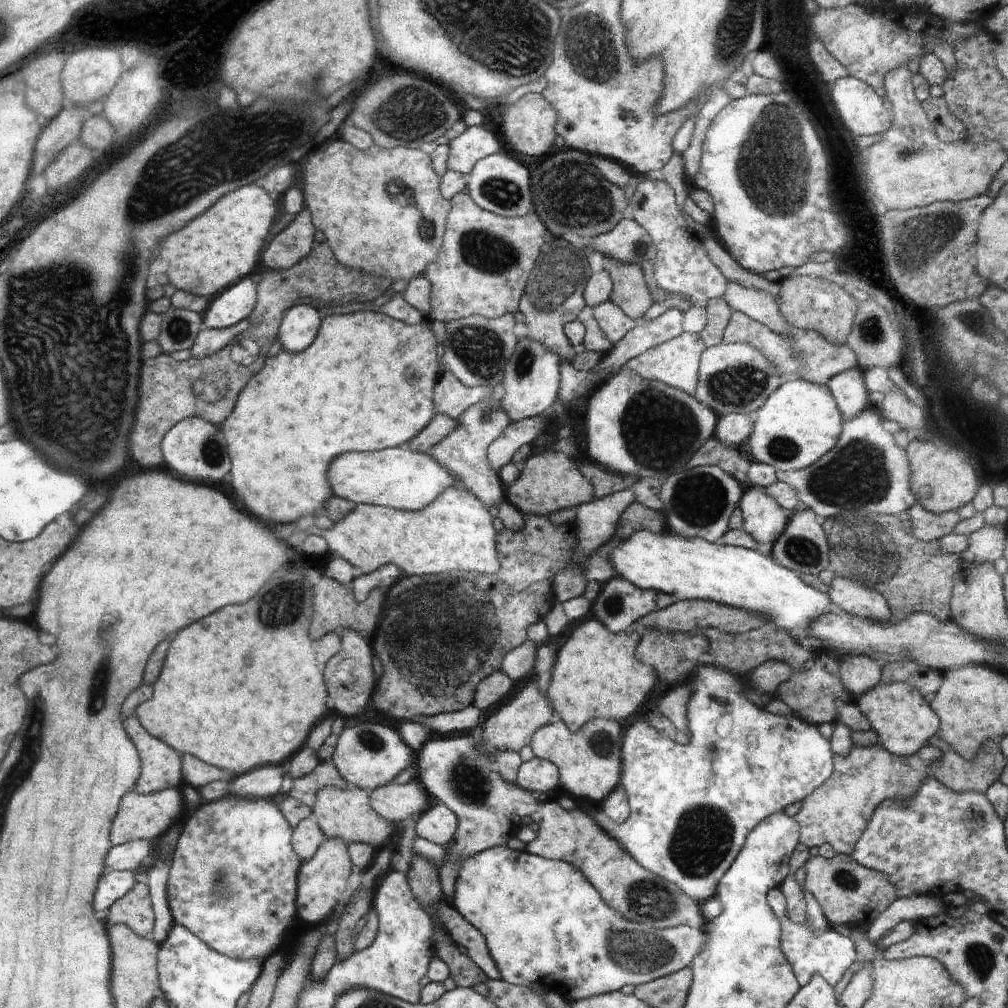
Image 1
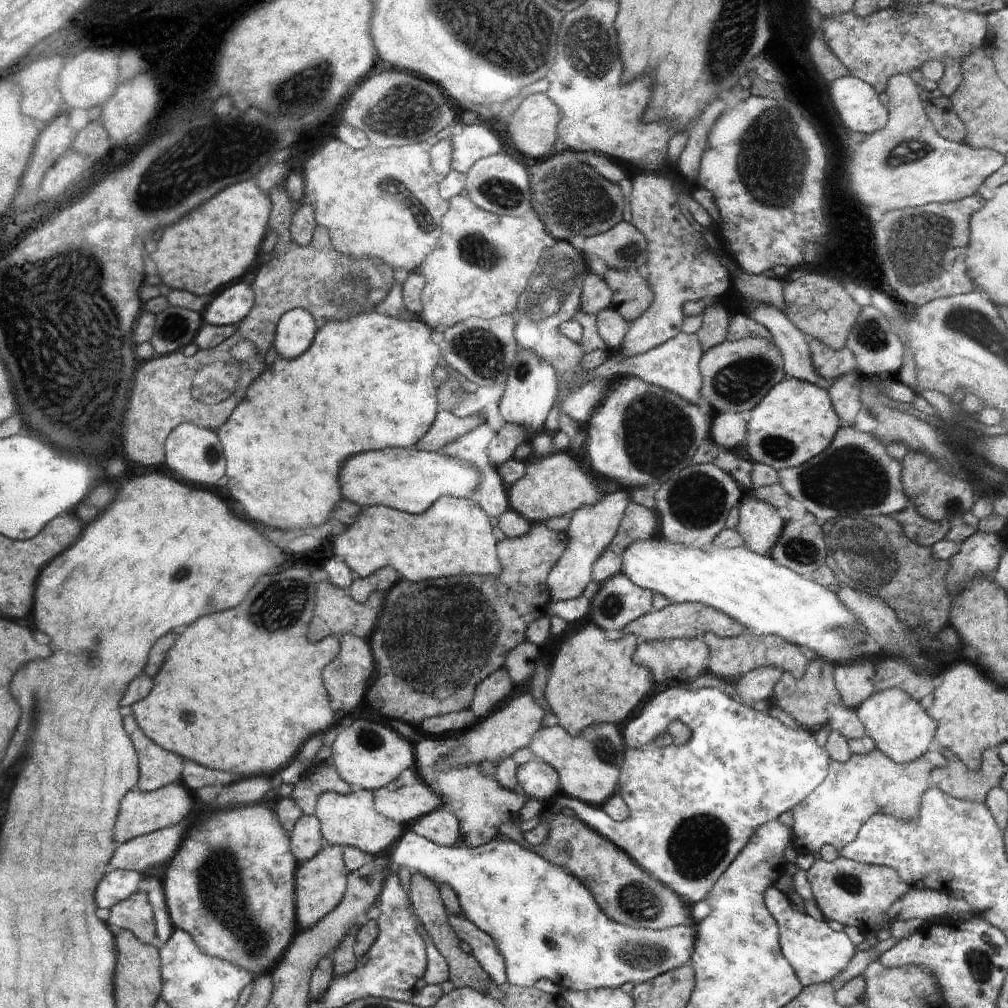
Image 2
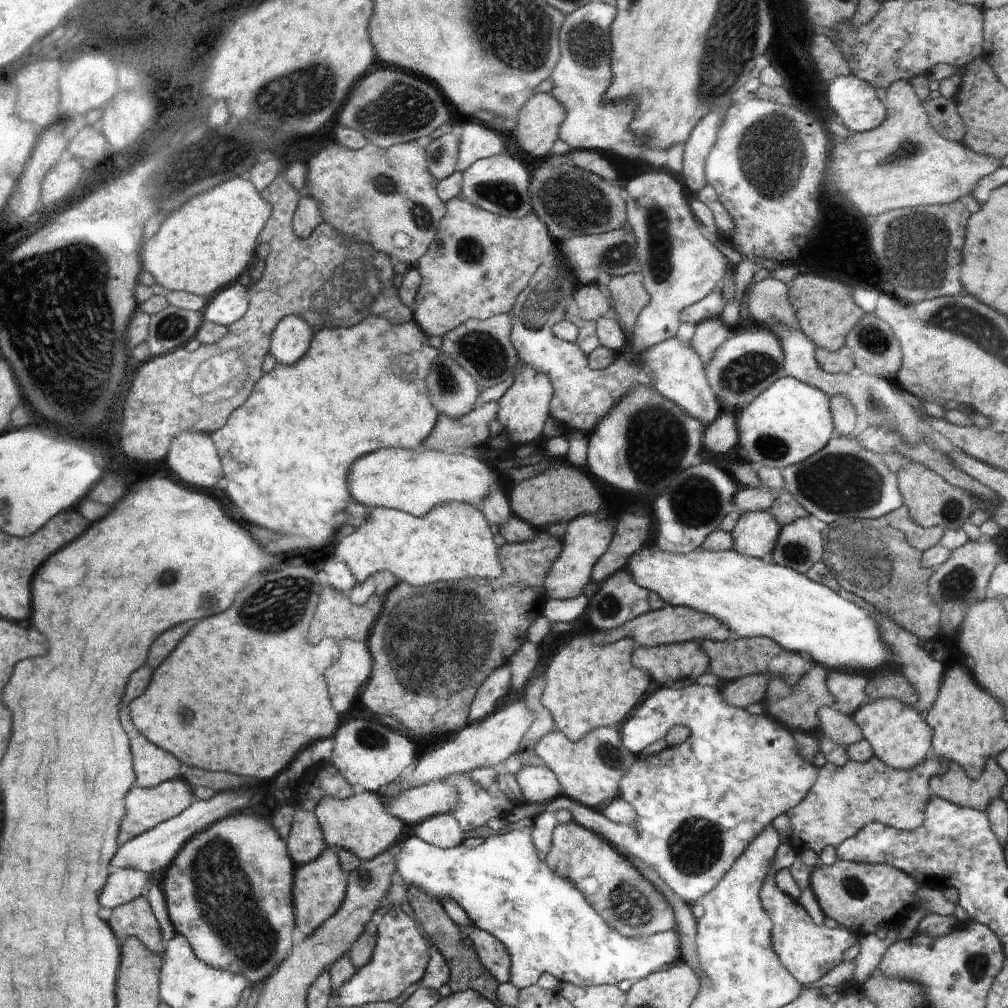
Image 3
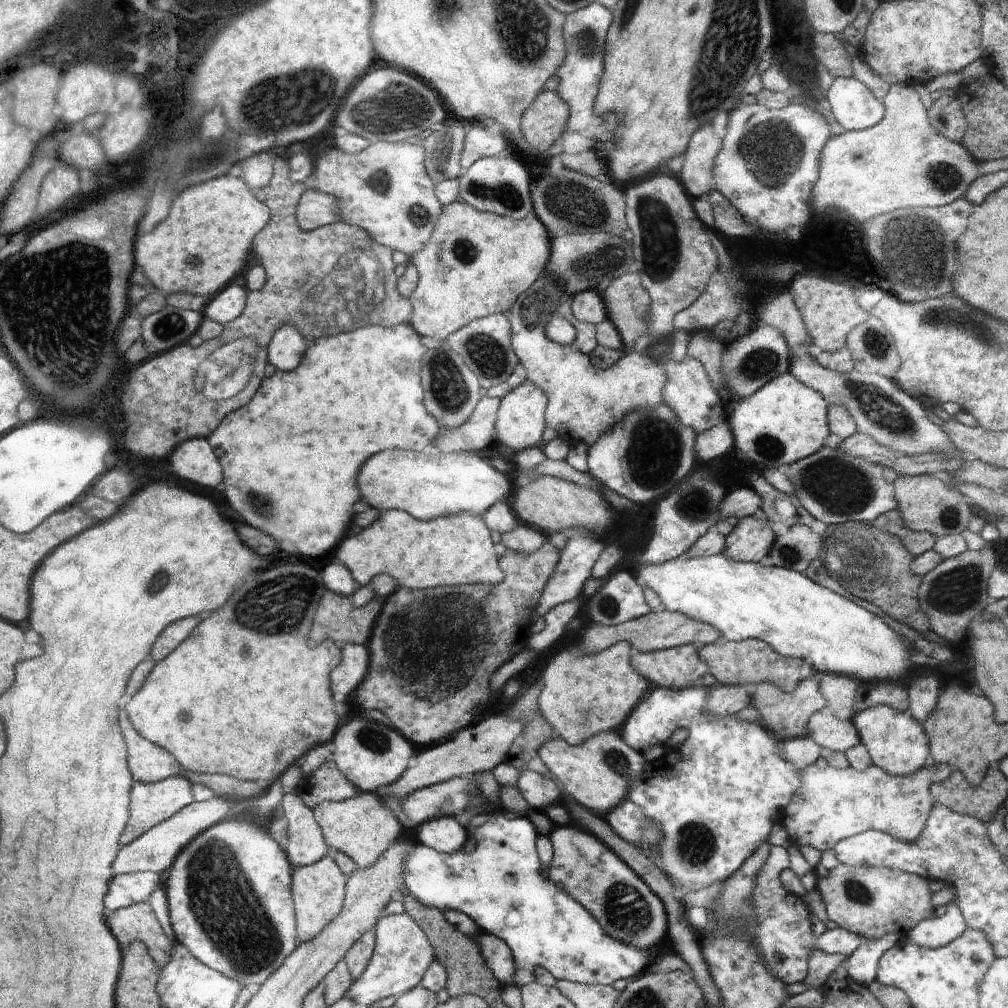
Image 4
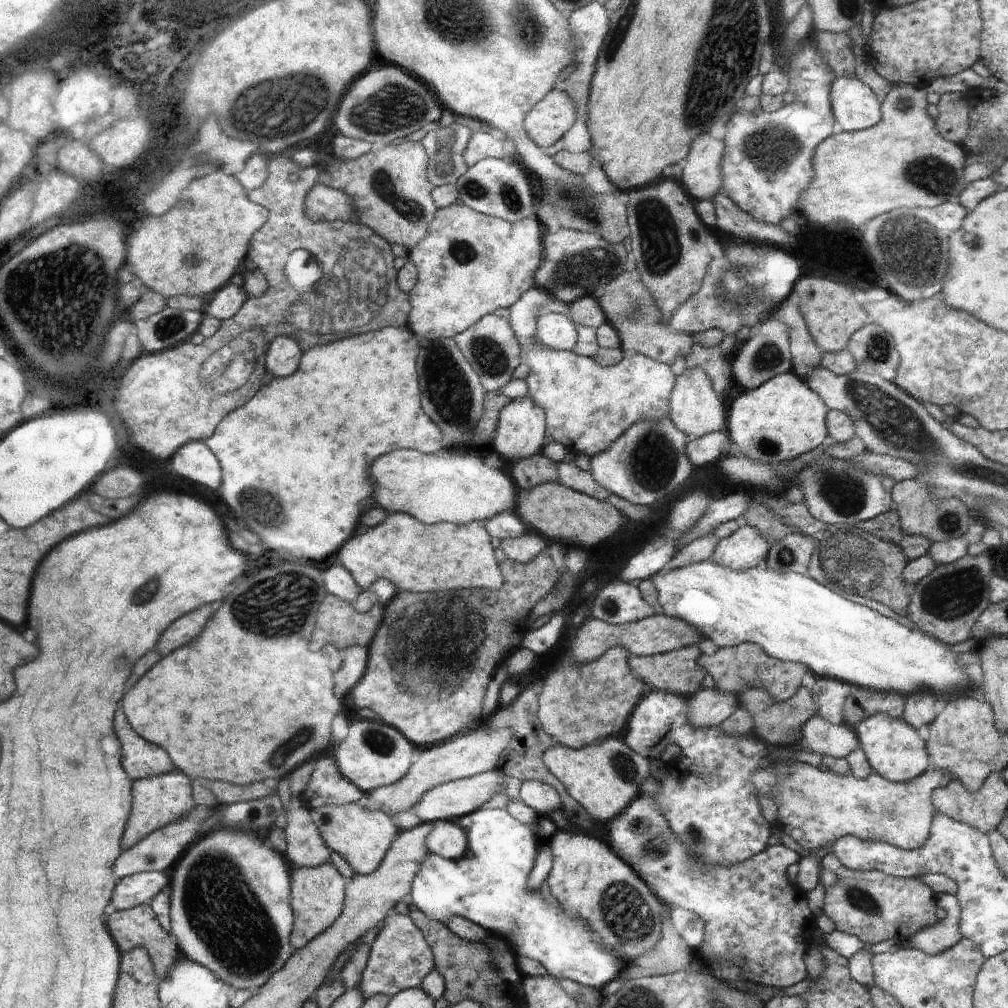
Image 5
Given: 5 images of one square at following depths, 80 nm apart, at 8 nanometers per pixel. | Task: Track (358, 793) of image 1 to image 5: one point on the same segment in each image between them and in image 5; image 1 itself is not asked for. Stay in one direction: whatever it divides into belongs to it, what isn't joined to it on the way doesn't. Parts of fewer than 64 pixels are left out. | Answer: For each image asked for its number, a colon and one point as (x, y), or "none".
2: (350, 820)
3: (361, 824)
4: (359, 827)
5: (363, 837)

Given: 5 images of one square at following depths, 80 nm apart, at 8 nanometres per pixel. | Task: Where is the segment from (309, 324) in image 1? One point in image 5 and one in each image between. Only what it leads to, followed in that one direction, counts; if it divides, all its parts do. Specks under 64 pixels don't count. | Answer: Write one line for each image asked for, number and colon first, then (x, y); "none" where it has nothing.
2: (296, 330)
3: (291, 339)
4: (288, 345)
5: (282, 360)

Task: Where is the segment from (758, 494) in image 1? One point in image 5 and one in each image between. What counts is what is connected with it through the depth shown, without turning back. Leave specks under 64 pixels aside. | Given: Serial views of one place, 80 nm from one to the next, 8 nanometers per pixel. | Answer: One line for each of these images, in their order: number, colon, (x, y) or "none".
2: (760, 524)
3: (756, 532)
4: (751, 539)
5: (746, 548)

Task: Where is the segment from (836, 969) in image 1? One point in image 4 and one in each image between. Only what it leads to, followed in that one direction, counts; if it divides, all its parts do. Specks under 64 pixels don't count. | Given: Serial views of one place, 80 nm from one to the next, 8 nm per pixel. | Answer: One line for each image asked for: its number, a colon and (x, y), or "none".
2: (818, 953)
3: (809, 951)
4: (781, 930)

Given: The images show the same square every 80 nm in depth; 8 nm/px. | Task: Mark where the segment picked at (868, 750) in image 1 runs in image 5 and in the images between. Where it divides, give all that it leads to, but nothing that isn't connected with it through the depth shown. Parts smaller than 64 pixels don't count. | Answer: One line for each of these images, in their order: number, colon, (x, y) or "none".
2: (864, 785)
3: (849, 796)
4: (833, 804)
5: (816, 807)

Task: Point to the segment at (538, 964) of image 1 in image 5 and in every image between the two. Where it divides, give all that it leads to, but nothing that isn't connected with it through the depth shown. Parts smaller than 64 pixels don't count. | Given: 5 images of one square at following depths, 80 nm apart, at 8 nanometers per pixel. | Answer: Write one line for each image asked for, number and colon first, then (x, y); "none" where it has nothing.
2: (543, 920)
3: (546, 924)
4: (501, 886)
5: (491, 889)

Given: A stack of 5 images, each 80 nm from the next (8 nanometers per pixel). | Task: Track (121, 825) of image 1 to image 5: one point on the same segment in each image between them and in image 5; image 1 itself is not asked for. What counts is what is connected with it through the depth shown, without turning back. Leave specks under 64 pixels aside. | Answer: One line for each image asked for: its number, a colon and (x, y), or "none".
2: (144, 812)
3: (147, 809)
4: (152, 804)
5: (160, 800)

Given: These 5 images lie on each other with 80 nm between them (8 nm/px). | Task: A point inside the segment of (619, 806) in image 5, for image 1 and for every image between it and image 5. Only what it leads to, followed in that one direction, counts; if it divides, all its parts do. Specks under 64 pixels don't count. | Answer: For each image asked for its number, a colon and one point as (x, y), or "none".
1: (589, 764)
2: (590, 766)
3: (589, 770)
4: (595, 774)

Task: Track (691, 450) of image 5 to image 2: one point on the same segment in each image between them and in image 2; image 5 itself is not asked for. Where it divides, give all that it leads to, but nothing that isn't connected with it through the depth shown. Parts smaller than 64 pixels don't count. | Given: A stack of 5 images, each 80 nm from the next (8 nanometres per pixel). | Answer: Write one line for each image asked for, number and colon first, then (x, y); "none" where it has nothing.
2: (729, 429)
3: (722, 434)
4: (718, 440)

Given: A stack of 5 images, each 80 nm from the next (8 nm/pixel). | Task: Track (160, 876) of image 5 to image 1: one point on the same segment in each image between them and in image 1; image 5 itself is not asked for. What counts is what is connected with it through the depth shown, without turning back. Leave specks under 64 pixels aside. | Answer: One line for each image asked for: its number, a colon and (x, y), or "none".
1: (116, 885)
2: (119, 885)
3: (126, 885)
4: (129, 889)

